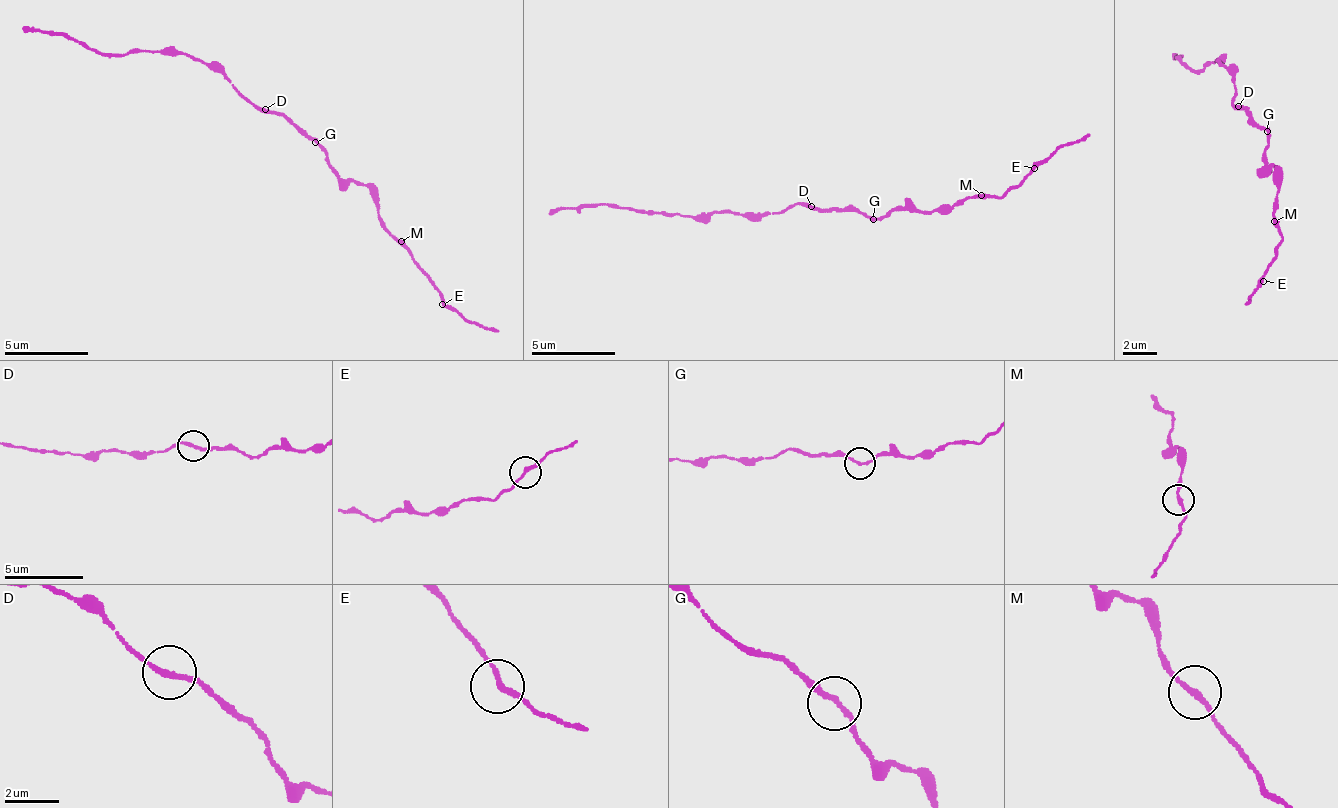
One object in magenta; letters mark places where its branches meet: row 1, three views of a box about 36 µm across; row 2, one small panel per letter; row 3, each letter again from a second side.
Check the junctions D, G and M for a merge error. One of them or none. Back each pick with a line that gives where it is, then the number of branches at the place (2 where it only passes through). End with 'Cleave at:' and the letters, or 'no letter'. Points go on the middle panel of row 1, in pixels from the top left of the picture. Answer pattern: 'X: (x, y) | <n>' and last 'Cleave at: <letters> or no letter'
Cleave at: no letter

